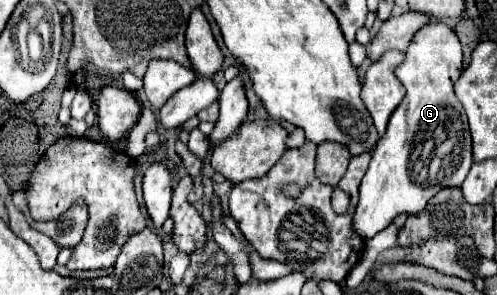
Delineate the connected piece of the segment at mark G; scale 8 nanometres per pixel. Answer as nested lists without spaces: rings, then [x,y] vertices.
[[[442,22],[422,26],[414,34],[404,62],[396,68],[406,96],[394,110],[386,134],[374,148],[370,168],[360,184],[360,202],[352,216],[354,232],[360,238],[374,238],[396,216],[422,212],[428,200],[442,188],[464,182],[472,166],[472,138],[466,112],[454,94],[454,82],[460,74],[462,46],[456,32]]]

